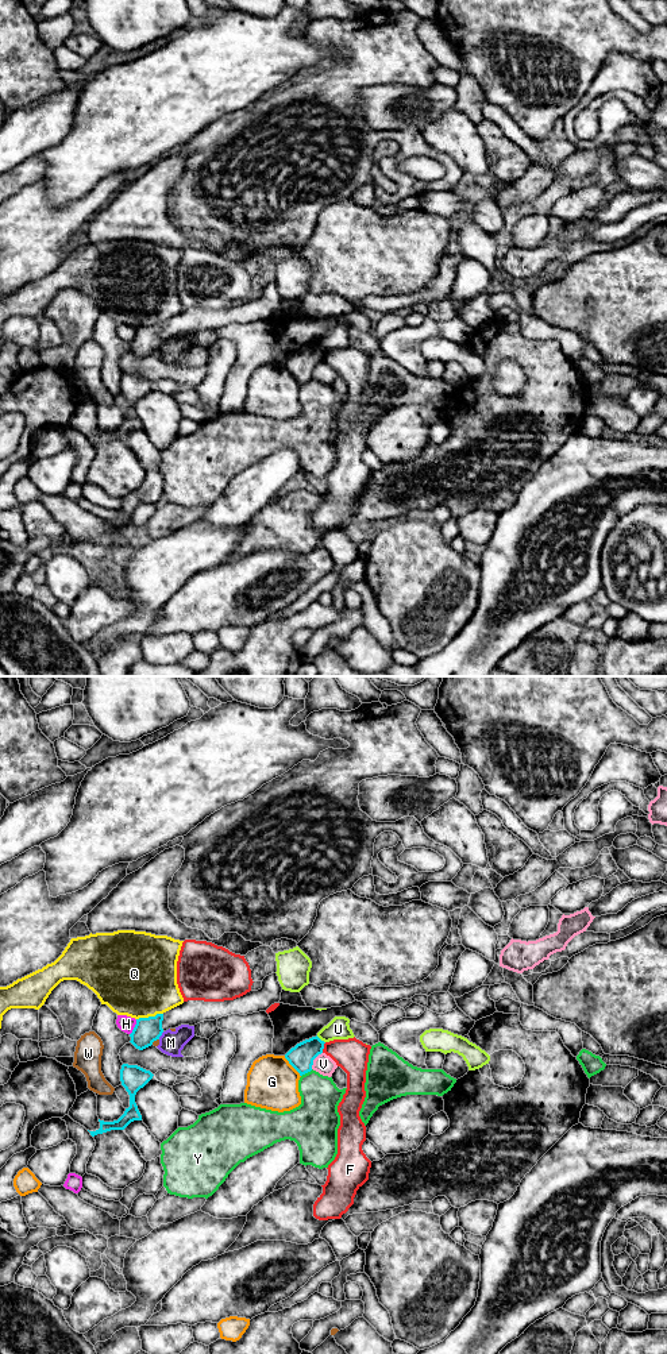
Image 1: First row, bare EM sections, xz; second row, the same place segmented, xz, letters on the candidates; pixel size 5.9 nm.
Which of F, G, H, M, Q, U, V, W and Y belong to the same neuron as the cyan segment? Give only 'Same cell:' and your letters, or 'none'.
Same cell: none

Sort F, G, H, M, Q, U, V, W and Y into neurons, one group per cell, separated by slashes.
F / G / H / M / Q / U / V / W / Y

